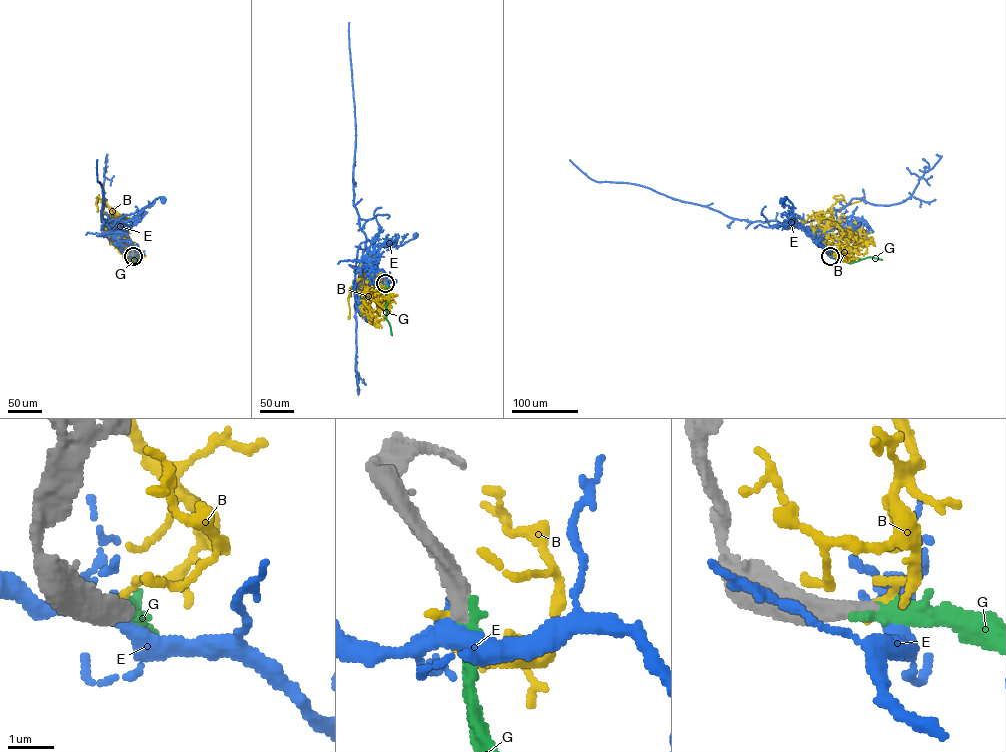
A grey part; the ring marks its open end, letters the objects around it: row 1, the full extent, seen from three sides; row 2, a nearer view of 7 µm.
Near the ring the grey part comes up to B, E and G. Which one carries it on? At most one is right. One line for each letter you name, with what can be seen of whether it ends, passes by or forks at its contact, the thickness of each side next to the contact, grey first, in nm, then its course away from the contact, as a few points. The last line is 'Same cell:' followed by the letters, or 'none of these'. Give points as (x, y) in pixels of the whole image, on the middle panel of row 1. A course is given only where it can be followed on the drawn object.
G: It ends there. Thickness 380 nm (grey) against 340 nm. Its course: (385, 283), (389, 297), (386, 318), (392, 335)
Same cell: G

